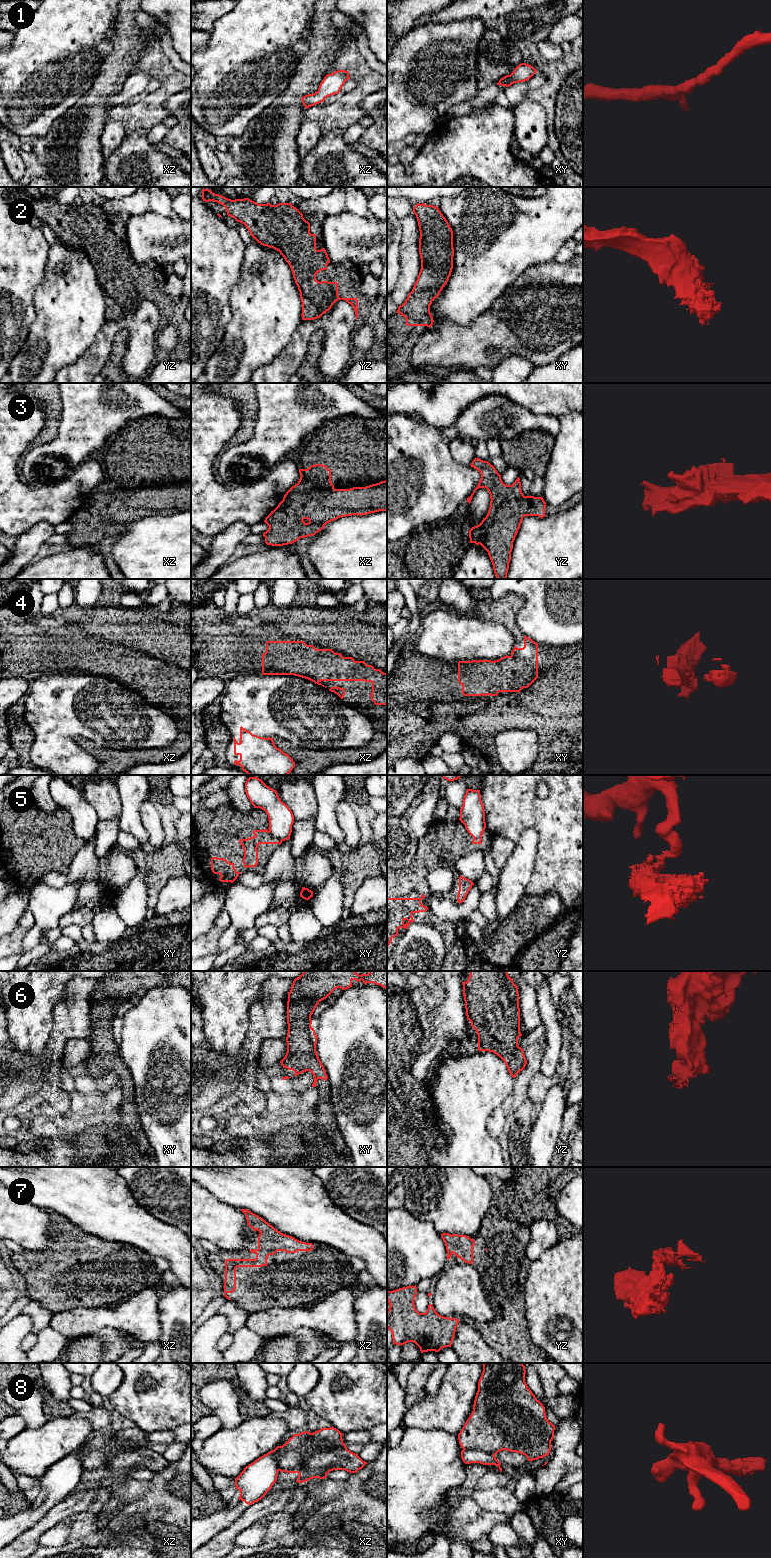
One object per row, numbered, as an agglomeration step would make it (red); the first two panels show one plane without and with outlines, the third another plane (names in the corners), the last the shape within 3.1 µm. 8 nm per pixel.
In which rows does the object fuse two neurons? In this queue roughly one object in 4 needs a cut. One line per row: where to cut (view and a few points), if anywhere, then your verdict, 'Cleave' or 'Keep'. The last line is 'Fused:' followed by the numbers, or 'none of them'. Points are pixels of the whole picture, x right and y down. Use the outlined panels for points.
1: No split. Keep
2: No split. Keep
3: No split. Keep
4: Split along xz (281, 641), (277, 668), (293, 674). Cleave
5: Split along xy (268, 831), (281, 841). Cleave
6: No split. Keep
7: No split. Keep
8: Split along xy (463, 1447), (482, 1450), (494, 1455). Cleave
Fused: 4, 5, 8

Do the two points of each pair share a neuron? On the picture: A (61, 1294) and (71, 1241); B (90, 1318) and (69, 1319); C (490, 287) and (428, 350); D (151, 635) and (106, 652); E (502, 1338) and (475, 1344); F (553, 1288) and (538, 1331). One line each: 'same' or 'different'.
A: same
B: same
C: different
D: same
E: different
F: same

